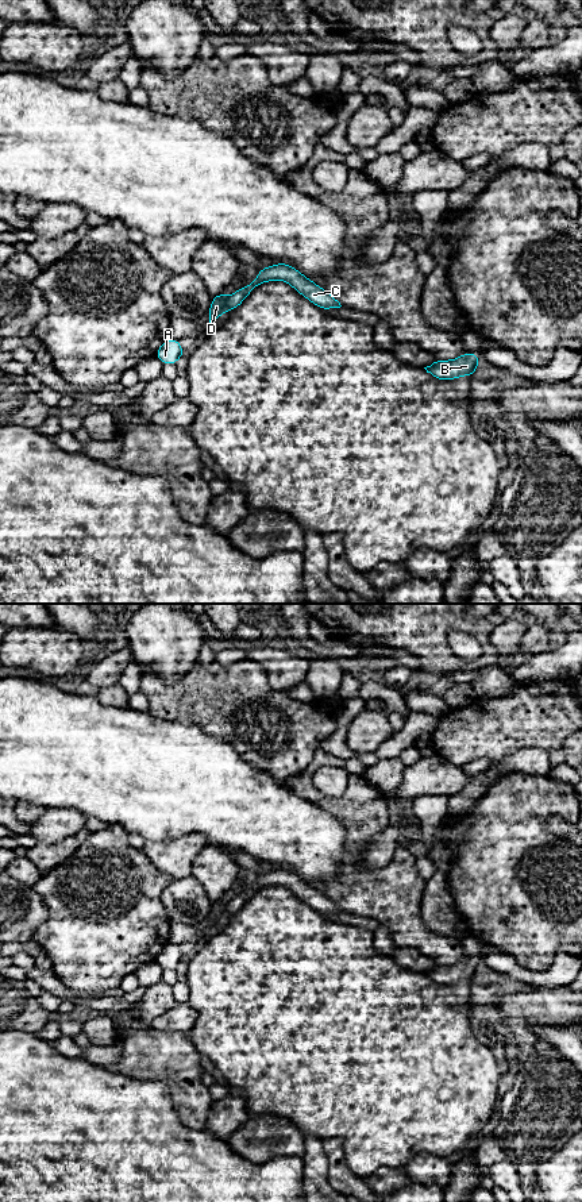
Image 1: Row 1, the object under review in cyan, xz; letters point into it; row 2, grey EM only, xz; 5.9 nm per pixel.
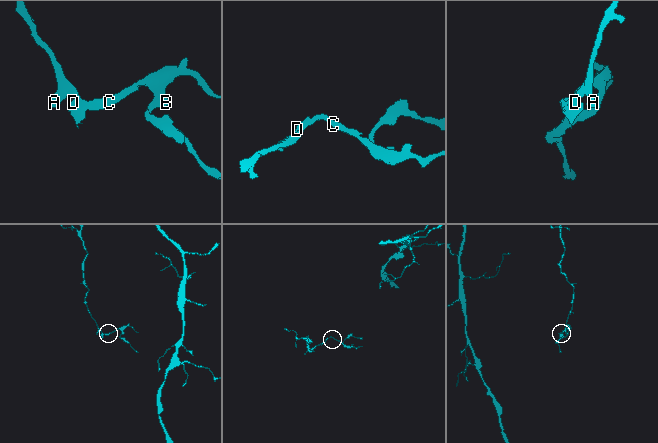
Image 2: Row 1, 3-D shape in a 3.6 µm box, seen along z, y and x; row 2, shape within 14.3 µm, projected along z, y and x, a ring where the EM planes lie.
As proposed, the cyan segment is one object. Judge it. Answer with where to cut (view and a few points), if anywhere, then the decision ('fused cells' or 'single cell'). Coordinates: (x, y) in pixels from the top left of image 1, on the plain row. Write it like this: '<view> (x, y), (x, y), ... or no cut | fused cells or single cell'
no cut | single cell

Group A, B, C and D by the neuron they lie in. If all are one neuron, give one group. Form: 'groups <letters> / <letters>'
groups A B C D

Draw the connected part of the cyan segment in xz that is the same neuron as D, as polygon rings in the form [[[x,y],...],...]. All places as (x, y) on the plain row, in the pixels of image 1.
[[[277,868],[265,874],[261,874],[258,881],[253,887],[244,893],[236,895],[230,902],[224,902],[223,897],[216,899],[212,905],[208,922],[209,931],[213,932],[217,922],[223,918],[234,916],[242,909],[242,906],[259,890],[271,885],[282,885],[292,890],[298,898],[312,906],[321,914],[340,913],[340,908],[327,898],[323,893],[317,891],[311,886],[311,883],[304,882],[298,875],[288,868]]]

